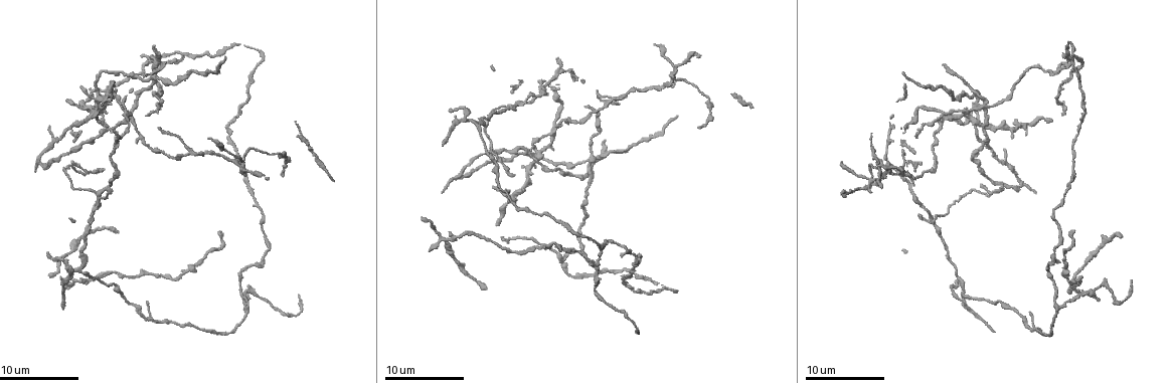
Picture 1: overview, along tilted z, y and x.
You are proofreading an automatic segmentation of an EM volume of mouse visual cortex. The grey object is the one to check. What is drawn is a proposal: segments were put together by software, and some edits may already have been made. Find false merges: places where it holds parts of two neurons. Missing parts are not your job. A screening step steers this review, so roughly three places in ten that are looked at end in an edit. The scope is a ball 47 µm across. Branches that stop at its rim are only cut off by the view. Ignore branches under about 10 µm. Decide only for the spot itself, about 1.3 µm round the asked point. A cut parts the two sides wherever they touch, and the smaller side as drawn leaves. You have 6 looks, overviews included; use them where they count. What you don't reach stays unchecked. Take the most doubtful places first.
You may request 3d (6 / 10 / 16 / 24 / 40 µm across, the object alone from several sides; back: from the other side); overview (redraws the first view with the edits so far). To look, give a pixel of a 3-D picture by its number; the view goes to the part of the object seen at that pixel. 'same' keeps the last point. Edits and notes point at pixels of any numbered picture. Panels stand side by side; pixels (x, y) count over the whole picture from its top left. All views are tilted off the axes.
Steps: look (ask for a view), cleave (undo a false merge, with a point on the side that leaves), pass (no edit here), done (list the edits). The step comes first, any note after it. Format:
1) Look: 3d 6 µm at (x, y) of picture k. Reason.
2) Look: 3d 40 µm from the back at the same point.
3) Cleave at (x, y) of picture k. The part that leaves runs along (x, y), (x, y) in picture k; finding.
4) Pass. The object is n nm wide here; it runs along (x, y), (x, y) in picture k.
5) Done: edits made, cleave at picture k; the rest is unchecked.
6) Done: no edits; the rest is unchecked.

Look: 3d 10 µm at (873, 176) of picture 1. Four-way junction.

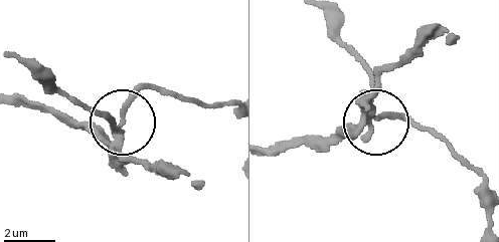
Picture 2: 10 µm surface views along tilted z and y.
Cleave at (109, 113) of picture 2. 4 arms meet here; the part that leaves runs along (118, 139), (132, 102), (151, 88), (232, 105) in picture 2; two neurons meet here.

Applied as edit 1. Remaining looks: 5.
Look: overview. Redraw.

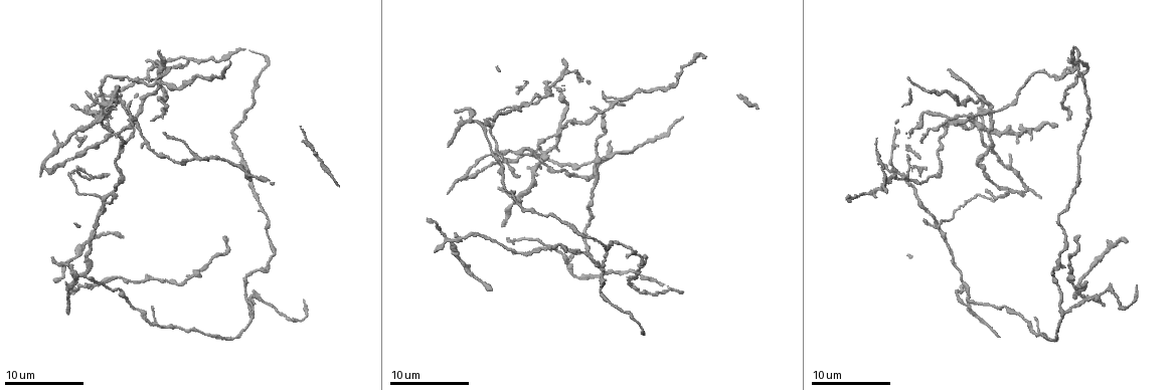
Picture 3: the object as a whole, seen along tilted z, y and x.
Look: 3d 6 µm at (1065, 312) of picture 3. Three arms meet.

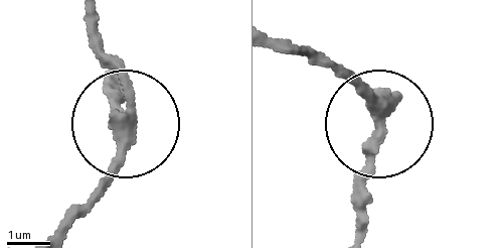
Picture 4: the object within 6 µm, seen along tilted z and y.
Pass. 3 arms meet here; it runs along (280, 40), (369, 104), (375, 134), (359, 201) in picture 4; continuous, no second neuron.

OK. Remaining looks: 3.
Look: 3d 10 µm at (937, 225) of picture 3. Thin arm on a thick one.

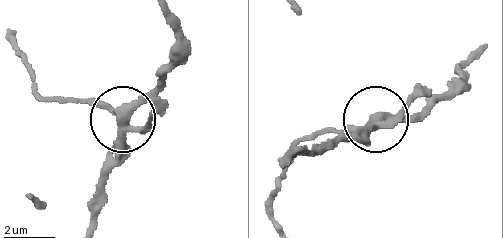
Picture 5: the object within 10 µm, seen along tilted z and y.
Cleave at (96, 101) of picture 5. A second neuron is stuck on.

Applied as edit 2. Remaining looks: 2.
Done: edits made, cleave at picture 2, cleave at picture 5; the rest is unchecked.

